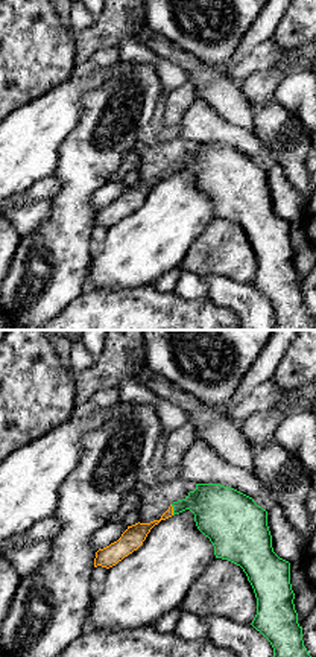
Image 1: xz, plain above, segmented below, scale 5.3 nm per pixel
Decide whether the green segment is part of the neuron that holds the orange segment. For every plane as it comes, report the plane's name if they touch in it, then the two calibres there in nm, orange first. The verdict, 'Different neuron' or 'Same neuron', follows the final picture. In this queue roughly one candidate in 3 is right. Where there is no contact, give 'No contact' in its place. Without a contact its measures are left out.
Touches orange in xz. Thickness 110 nm (orange) against 280 nm

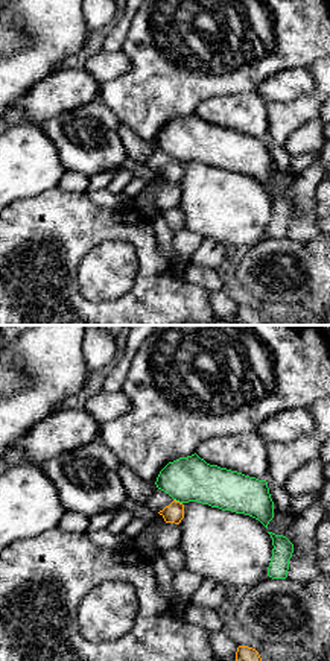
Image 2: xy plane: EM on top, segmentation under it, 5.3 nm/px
Touches orange in xy. Thickness 100 nm (orange) against 240 nm

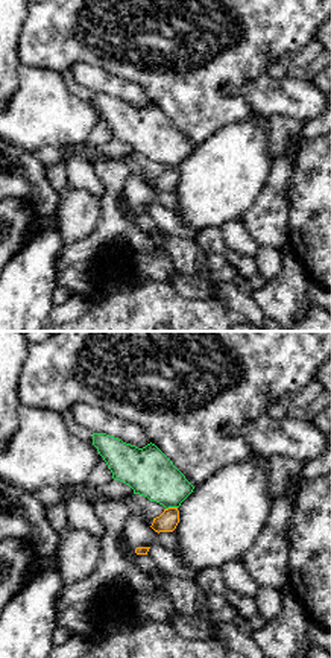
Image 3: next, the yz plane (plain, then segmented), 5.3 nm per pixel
Touches orange in yz. Thickness 110 nm (orange) against 240 nm

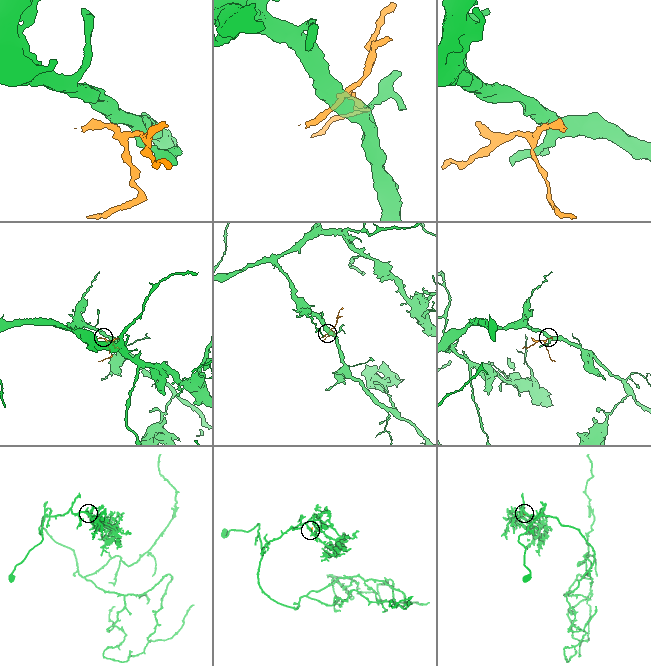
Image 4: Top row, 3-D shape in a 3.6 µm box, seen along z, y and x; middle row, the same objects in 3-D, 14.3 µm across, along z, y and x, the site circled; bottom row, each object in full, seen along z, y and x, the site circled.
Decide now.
Different neuron

